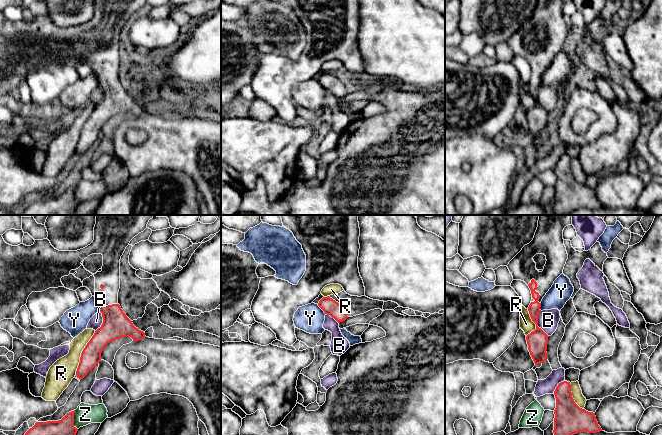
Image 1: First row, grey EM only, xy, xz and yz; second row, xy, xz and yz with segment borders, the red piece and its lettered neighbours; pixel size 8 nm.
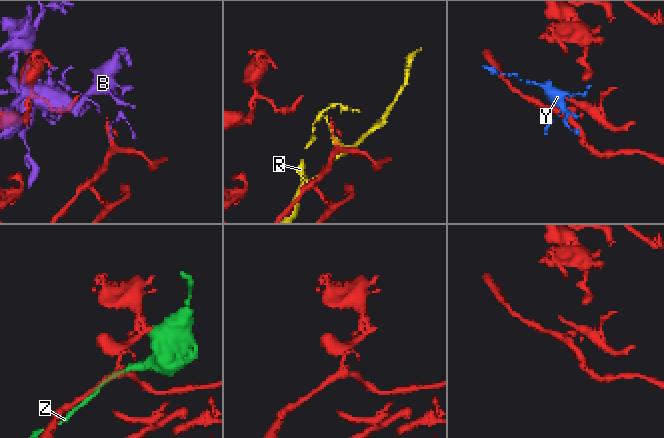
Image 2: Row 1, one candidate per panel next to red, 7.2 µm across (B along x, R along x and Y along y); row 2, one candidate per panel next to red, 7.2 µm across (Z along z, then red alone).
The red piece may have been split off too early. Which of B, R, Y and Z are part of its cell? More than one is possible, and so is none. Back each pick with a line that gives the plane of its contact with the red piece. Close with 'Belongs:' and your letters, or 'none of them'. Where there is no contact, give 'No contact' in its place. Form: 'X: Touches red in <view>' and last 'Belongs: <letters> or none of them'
Belongs: none of them

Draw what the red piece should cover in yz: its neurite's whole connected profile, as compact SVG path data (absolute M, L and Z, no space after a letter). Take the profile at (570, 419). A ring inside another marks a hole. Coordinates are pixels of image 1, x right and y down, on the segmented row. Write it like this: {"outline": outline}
{"outline": "M563 381L554 391L554 435L574 435L579 432L596 433L602 431L595 413L580 408L574 401L570 382Z"}

